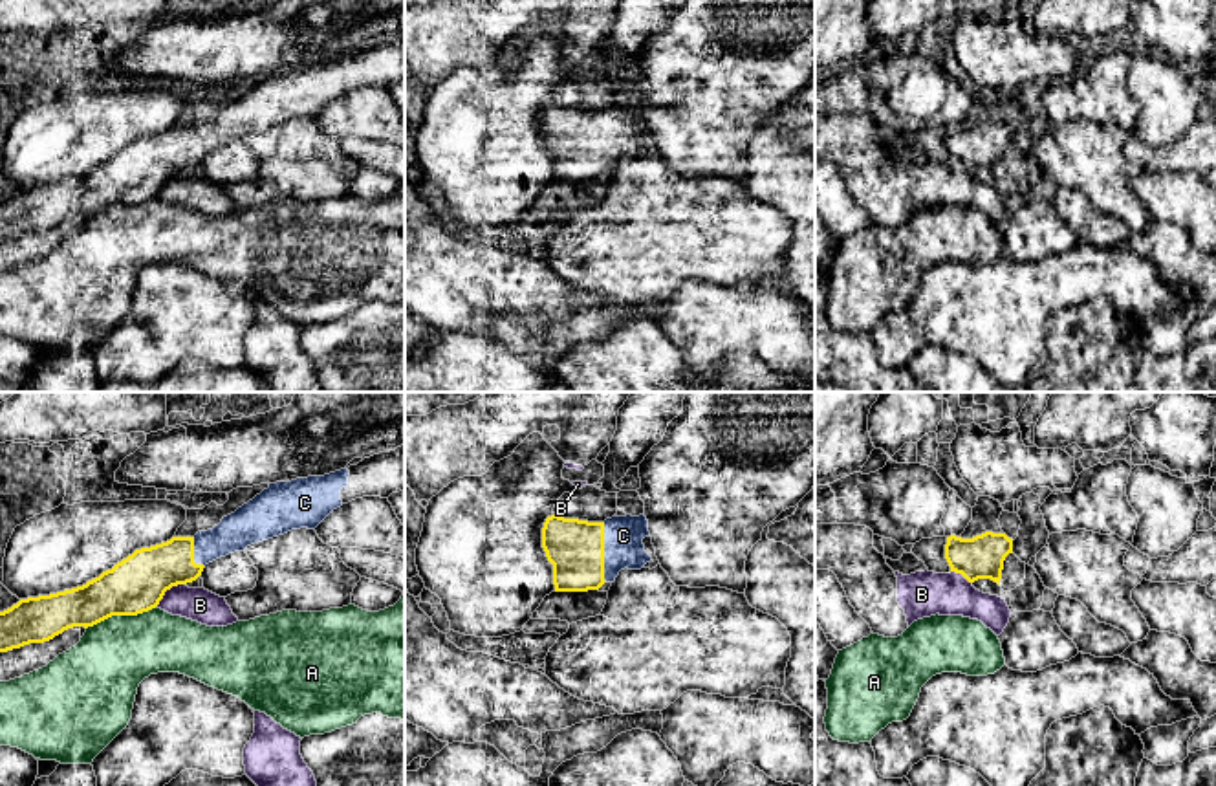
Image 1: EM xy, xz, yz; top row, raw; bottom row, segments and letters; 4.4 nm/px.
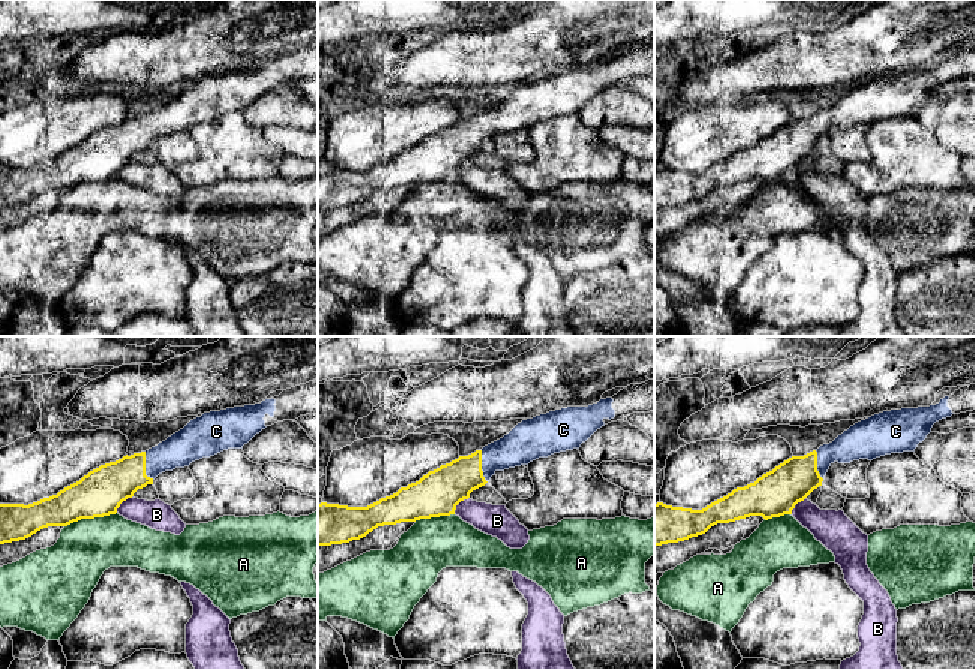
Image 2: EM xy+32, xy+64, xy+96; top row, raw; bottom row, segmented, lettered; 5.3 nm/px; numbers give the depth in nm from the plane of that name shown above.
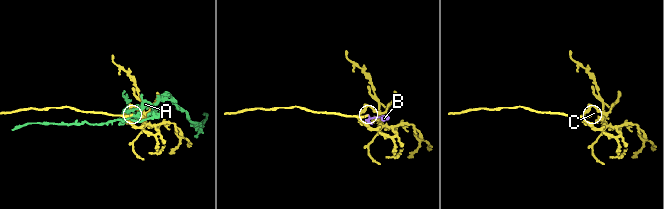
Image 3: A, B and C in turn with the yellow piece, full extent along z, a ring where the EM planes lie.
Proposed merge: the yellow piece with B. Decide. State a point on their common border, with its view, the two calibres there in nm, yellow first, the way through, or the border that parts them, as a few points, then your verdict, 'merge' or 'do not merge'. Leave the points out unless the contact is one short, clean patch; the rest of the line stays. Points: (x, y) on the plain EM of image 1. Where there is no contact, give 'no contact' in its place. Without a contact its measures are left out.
xy (169, 178) | 240/150 nm | along xy (185, 173), (173, 174), (156, 195) | do not merge

